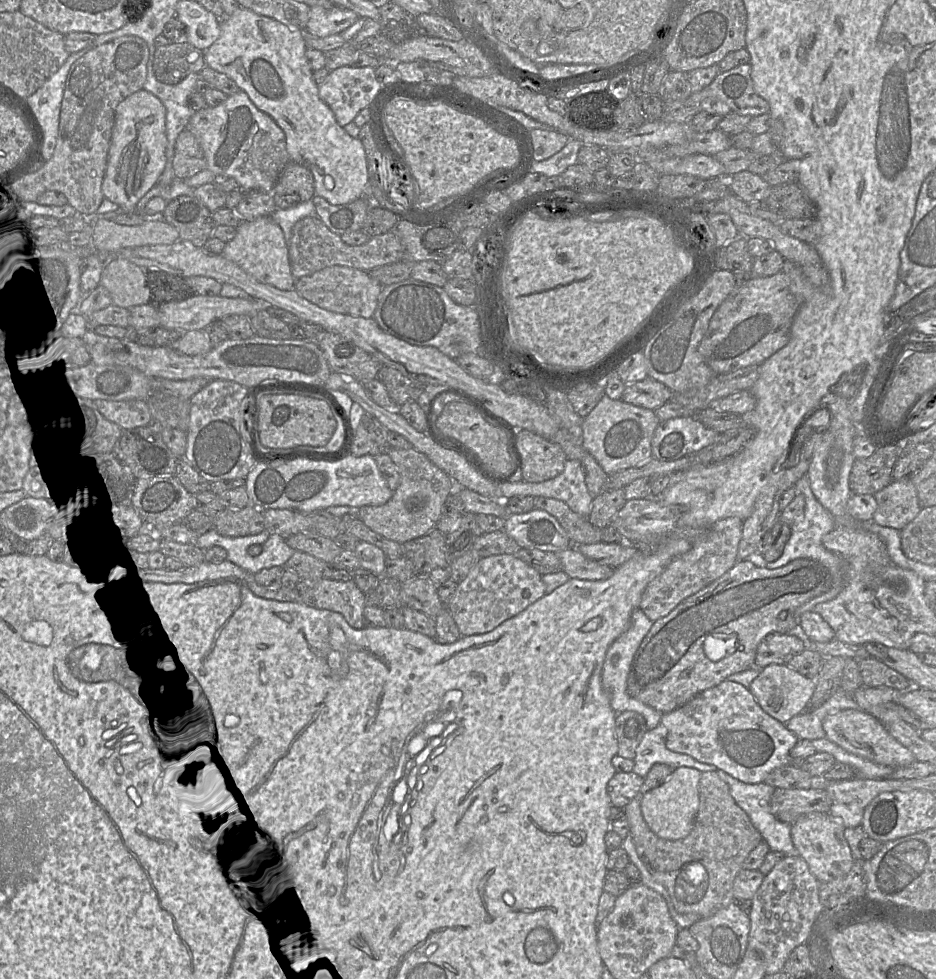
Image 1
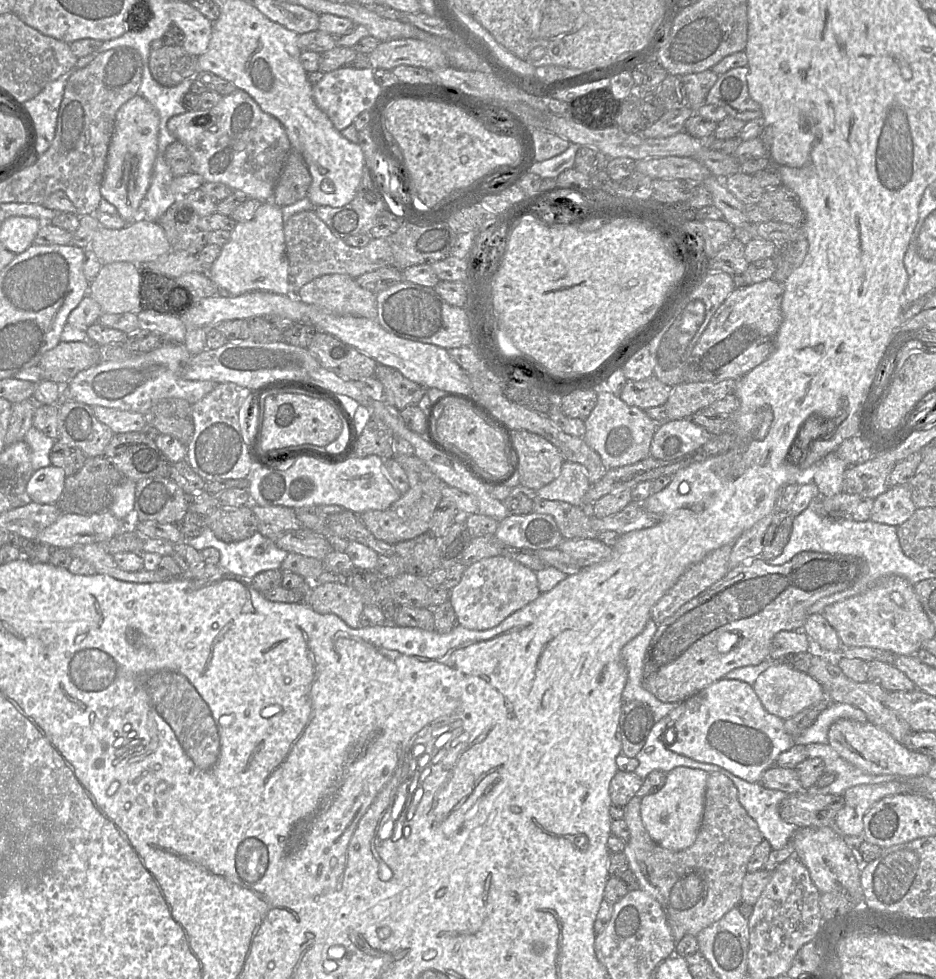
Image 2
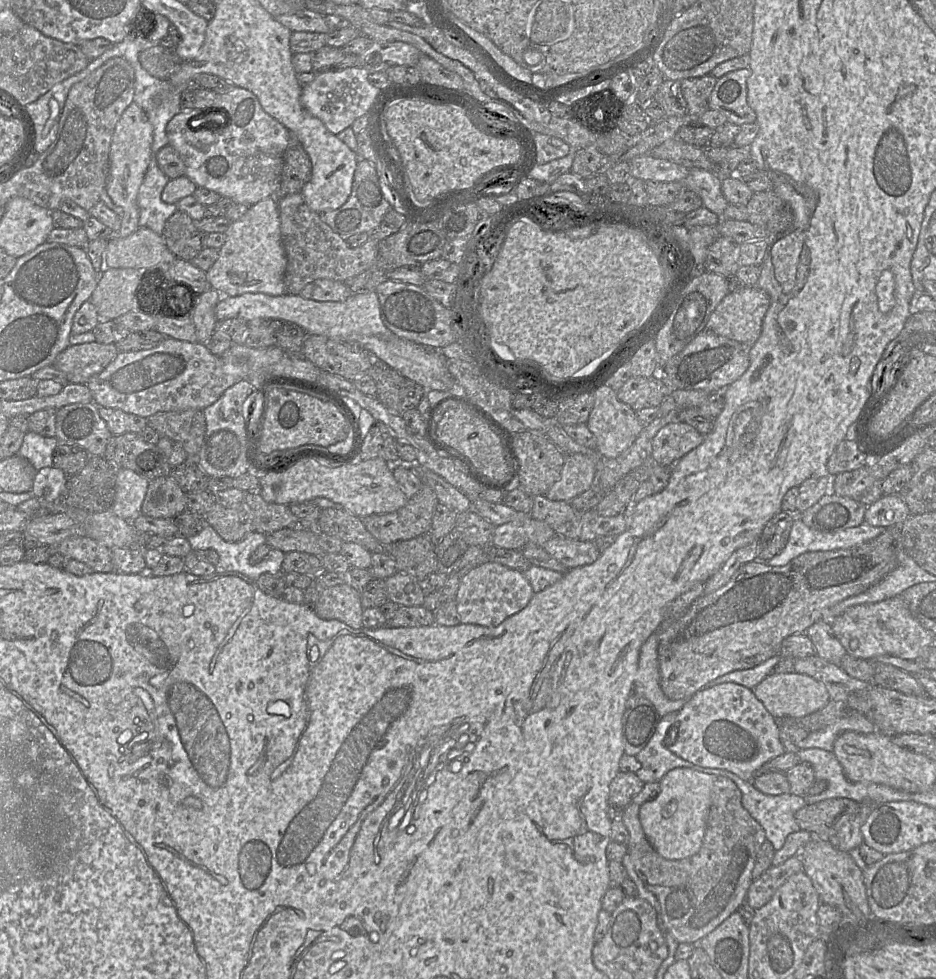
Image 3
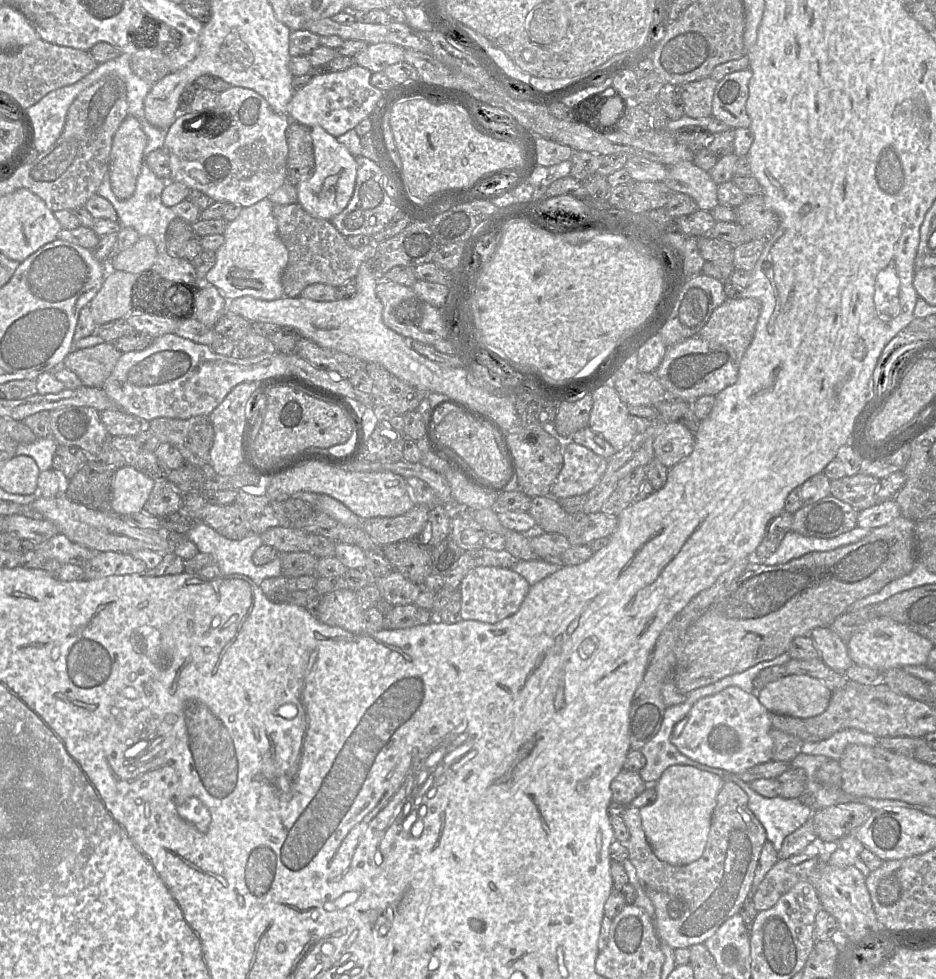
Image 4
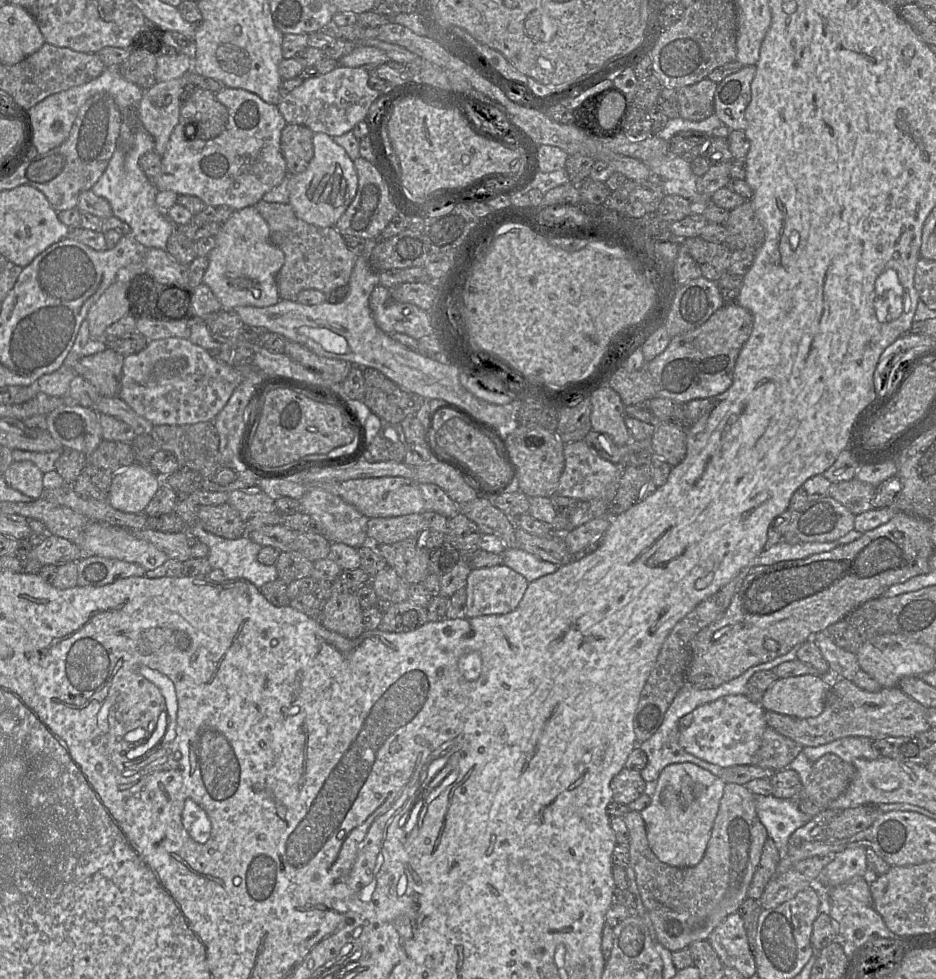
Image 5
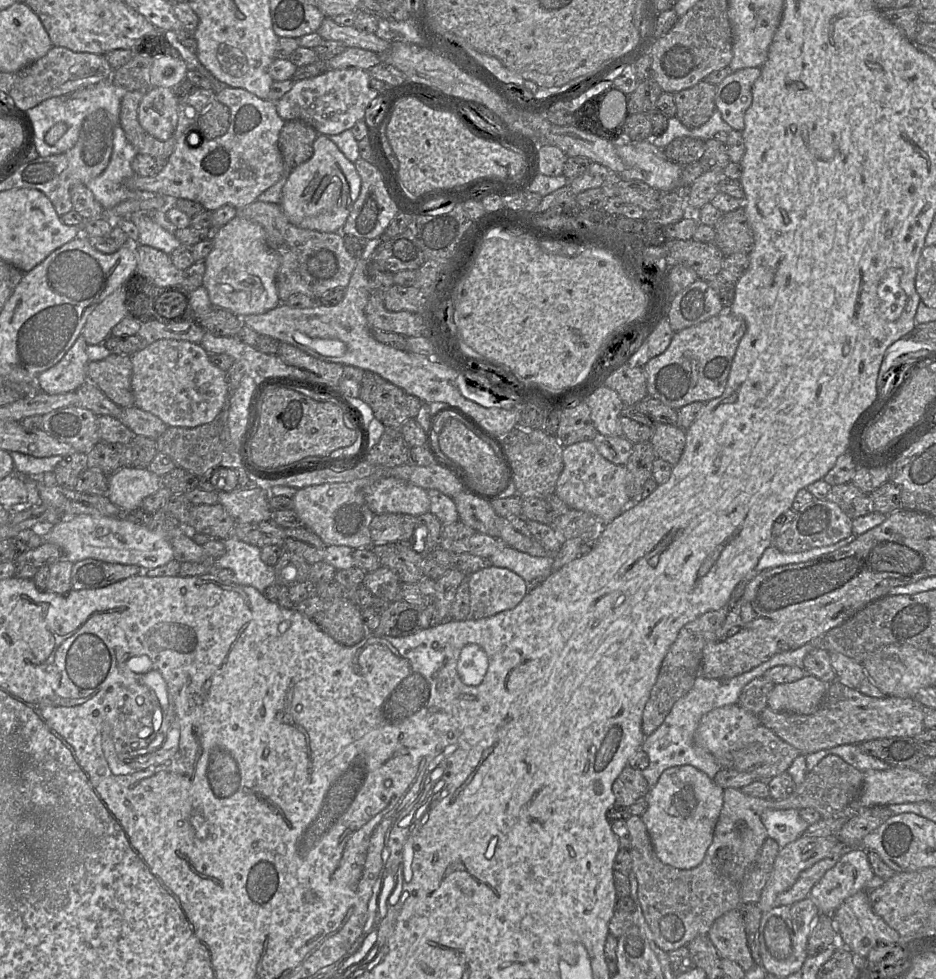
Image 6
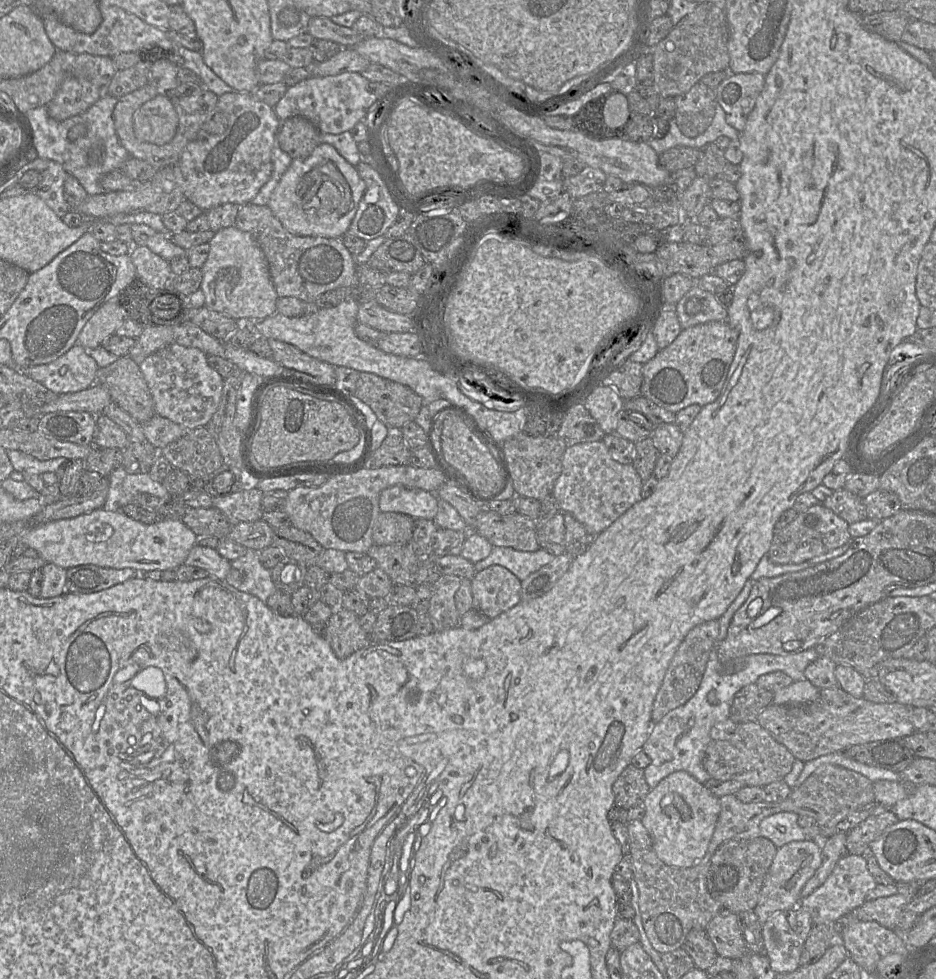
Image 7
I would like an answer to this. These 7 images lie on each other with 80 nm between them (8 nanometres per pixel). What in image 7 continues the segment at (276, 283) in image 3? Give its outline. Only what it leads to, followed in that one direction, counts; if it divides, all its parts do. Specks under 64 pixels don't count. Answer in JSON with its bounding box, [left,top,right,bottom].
[201,226,278,321]

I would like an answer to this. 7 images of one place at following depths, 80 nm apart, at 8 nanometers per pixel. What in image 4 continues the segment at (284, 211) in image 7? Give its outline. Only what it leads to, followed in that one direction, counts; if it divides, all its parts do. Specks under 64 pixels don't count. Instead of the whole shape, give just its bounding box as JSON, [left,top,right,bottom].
[296,126,357,220]

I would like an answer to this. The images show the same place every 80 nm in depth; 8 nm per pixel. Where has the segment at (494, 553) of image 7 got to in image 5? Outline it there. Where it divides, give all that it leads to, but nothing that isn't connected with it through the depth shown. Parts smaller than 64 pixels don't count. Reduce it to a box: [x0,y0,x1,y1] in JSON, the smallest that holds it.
[501,548,558,583]

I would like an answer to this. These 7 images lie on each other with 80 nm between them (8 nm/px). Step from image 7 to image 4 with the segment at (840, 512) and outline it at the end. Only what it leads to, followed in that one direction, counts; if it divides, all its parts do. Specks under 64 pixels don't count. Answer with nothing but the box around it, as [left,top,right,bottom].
[830,472,879,511]

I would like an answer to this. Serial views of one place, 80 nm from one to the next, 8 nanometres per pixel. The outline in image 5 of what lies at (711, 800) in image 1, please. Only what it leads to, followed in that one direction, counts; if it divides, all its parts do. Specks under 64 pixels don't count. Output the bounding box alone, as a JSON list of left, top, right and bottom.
[623,785,768,952]

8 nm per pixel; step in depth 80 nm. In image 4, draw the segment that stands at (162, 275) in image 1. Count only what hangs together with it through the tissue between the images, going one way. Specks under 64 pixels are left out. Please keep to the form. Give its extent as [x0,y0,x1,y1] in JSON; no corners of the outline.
[133,270,197,320]

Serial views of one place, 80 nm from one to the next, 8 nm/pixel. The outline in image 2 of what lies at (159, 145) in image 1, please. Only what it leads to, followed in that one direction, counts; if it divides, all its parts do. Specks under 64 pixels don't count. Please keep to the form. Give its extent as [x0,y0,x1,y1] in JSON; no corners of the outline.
[101,94,160,222]

